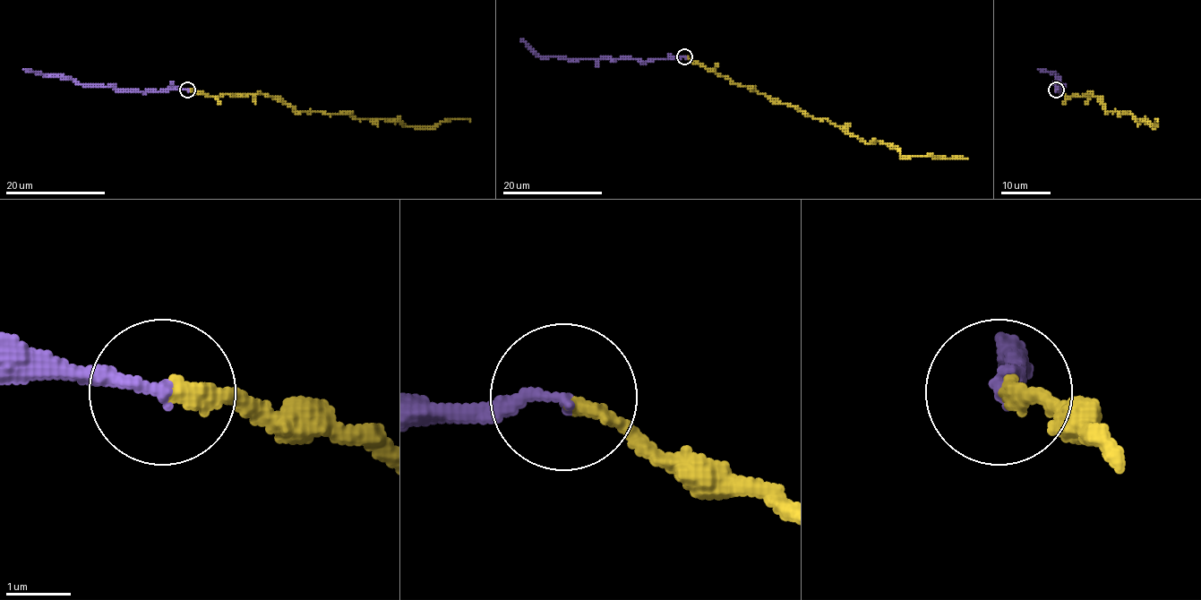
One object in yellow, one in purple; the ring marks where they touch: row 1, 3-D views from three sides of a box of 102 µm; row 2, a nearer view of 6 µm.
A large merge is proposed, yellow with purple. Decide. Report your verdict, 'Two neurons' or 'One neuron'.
One neuron

